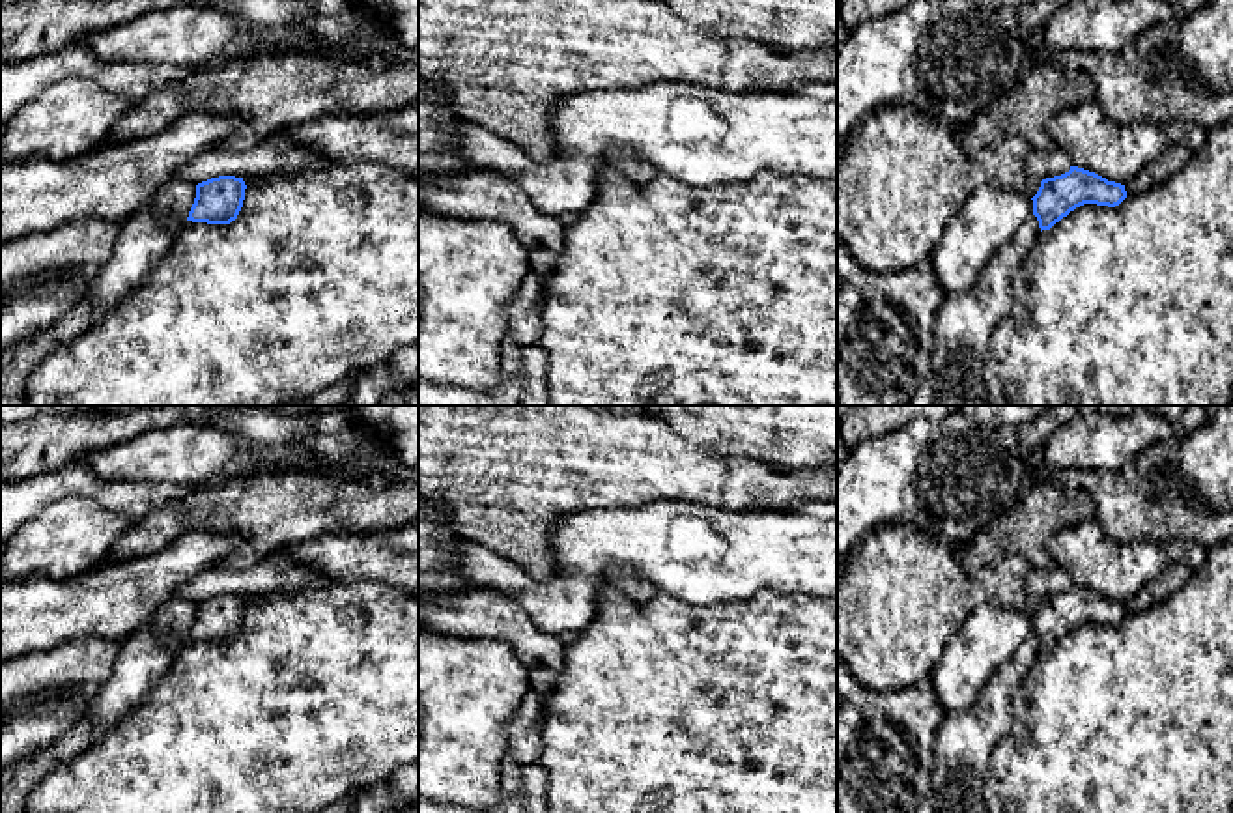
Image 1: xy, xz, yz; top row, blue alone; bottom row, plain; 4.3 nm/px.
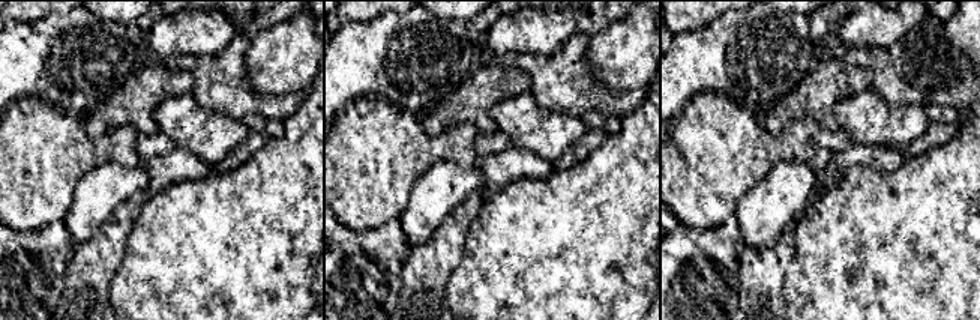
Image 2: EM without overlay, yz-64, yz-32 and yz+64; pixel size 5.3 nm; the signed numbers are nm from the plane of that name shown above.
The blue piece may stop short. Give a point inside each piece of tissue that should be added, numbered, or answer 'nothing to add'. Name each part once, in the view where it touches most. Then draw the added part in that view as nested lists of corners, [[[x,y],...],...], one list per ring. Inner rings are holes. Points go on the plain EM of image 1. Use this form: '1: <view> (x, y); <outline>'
1: yz (963, 744); [[[1031,634],[979,692],[973,705],[945,712],[932,733],[930,789],[915,813],[1005,813],[990,781],[990,755],[1013,720],[1013,692],[1041,652]]]

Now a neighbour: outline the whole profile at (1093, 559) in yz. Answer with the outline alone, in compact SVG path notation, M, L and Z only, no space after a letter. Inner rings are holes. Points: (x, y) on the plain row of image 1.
M1097 518L1057 531L1046 549L1072 585L1121 604L1169 566L1162 544L1121 542L1110 536Z

